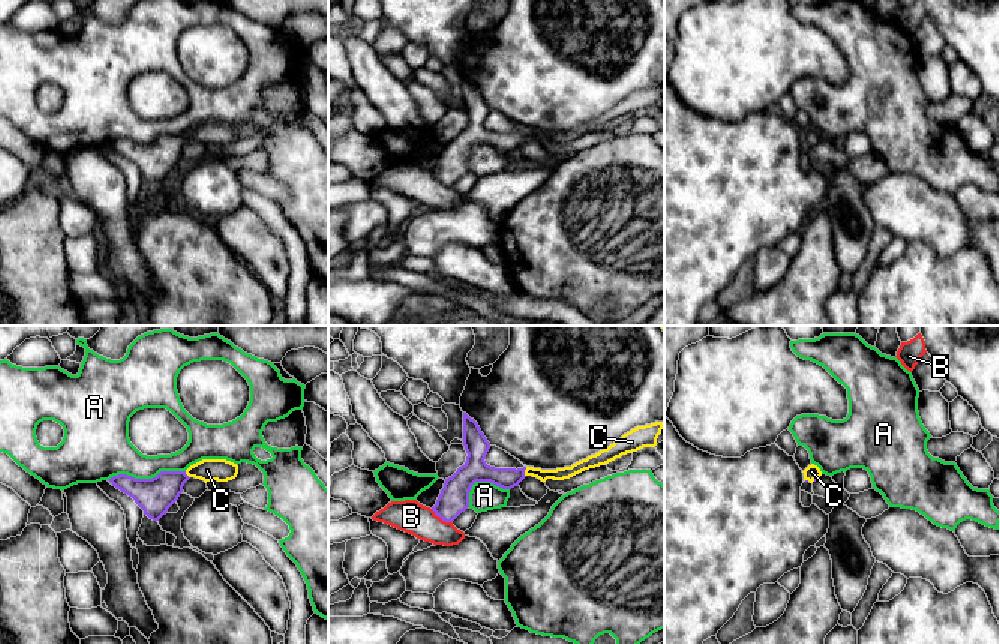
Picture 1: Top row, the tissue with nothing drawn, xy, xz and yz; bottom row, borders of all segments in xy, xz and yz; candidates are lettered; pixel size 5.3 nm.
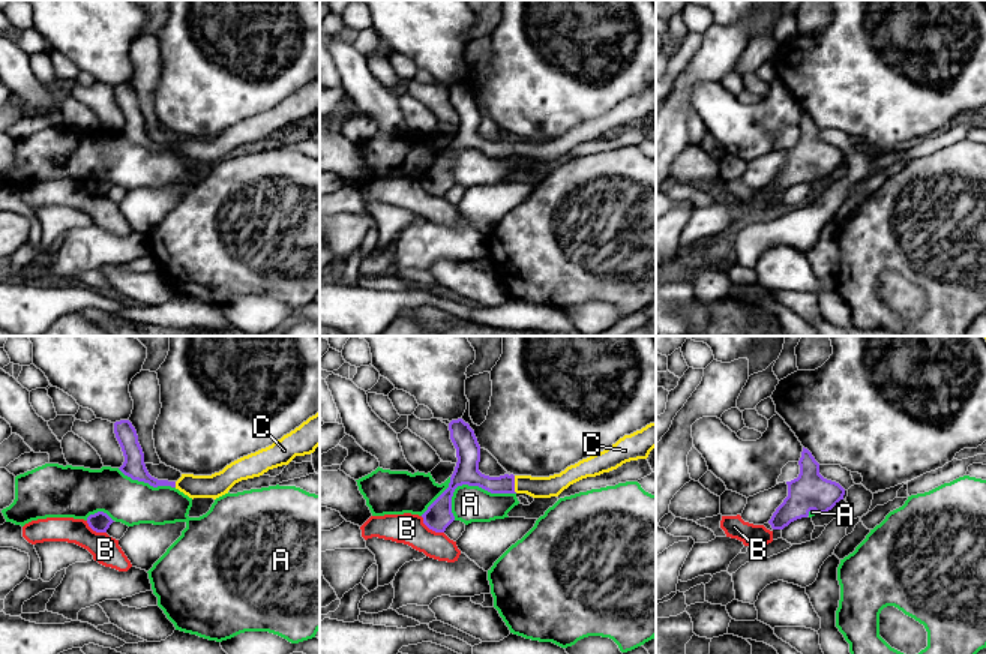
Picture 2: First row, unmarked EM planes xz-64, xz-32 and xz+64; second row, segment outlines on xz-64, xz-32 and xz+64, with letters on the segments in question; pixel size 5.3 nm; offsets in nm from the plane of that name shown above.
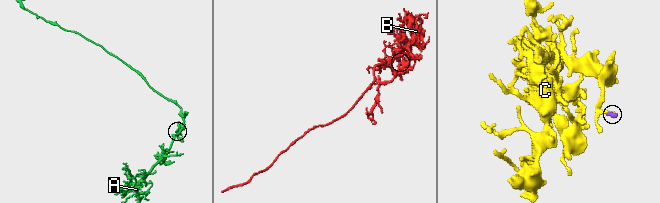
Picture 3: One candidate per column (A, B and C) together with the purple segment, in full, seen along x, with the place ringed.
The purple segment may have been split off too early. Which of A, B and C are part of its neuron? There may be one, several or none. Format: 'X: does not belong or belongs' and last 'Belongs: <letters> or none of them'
A: does not belong
B: does not belong
C: belongs
Belongs: C

